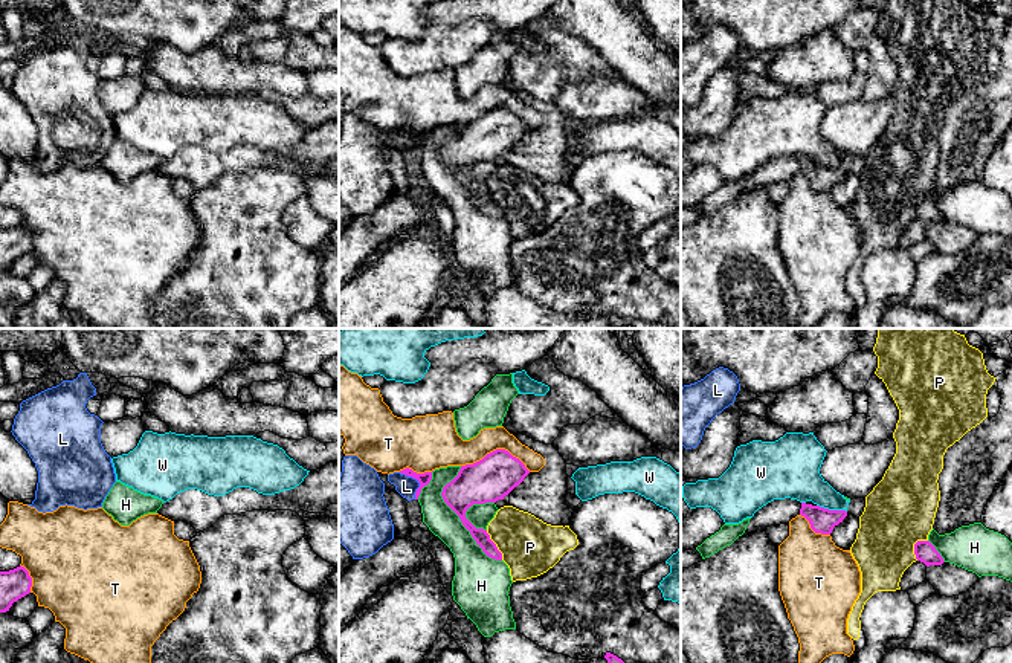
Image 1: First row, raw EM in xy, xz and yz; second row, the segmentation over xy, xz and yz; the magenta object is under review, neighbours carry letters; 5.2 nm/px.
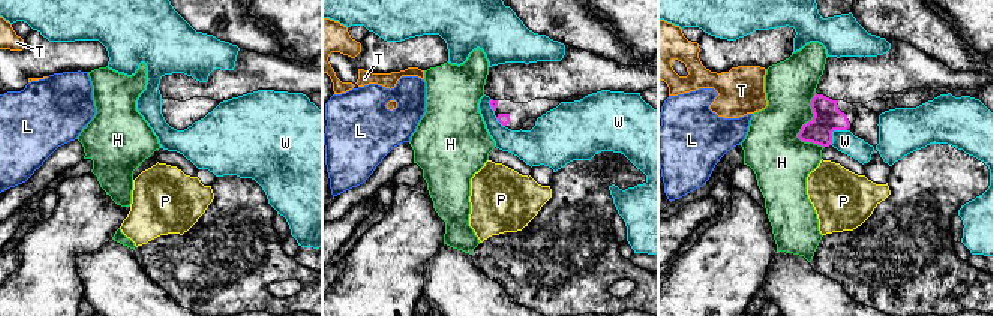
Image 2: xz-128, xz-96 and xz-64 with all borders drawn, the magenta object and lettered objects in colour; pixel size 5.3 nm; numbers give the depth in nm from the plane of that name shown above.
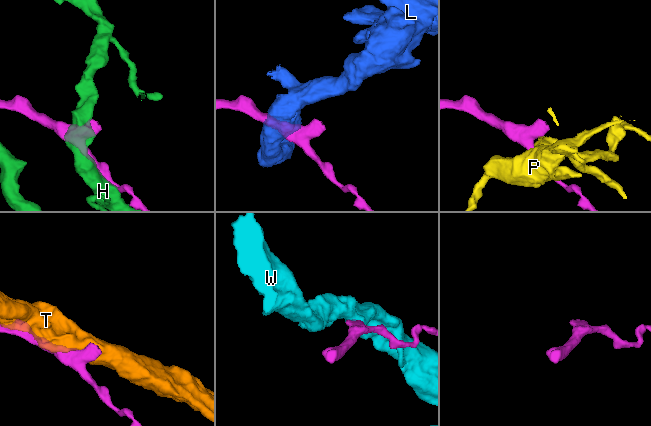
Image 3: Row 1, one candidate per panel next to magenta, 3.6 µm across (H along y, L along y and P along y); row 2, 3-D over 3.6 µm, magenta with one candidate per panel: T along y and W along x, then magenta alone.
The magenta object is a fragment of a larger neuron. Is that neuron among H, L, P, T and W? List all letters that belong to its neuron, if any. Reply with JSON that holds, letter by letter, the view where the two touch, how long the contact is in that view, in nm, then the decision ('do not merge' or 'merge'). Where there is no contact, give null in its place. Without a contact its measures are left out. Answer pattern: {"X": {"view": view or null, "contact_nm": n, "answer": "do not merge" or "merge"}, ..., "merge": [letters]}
{"H": {"view": "xz", "contact_nm": 550, "answer": "do not merge"}, "L": {"view": "xz", "contact_nm": 170, "answer": "do not merge"}, "P": {"view": "xz", "contact_nm": 180, "answer": "do not merge"}, "T": {"view": "xz", "contact_nm": 360, "answer": "do not merge"}, "W": {"view": "yz", "contact_nm": 170, "answer": "do not merge"}, "merge": []}

